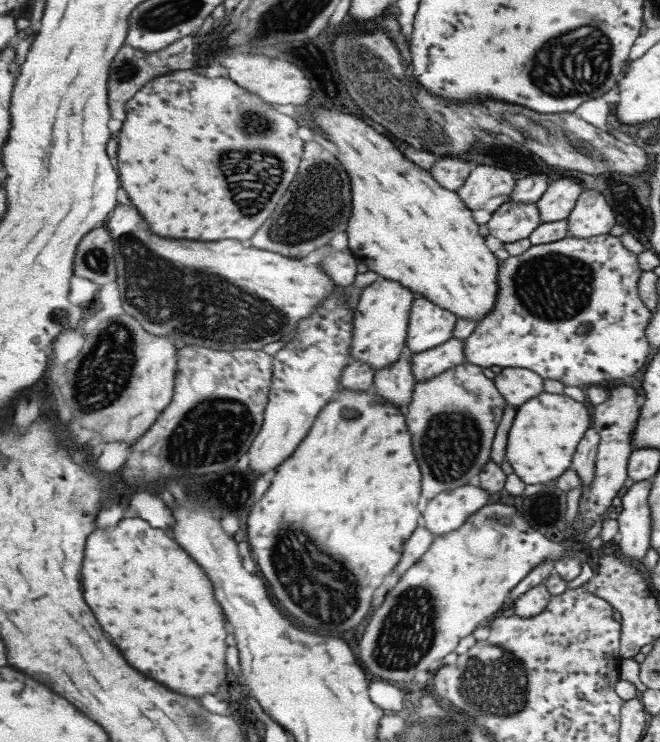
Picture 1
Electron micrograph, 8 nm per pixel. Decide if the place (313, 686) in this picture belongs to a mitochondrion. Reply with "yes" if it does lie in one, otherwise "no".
no

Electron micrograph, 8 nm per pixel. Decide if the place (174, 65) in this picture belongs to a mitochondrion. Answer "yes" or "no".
no

